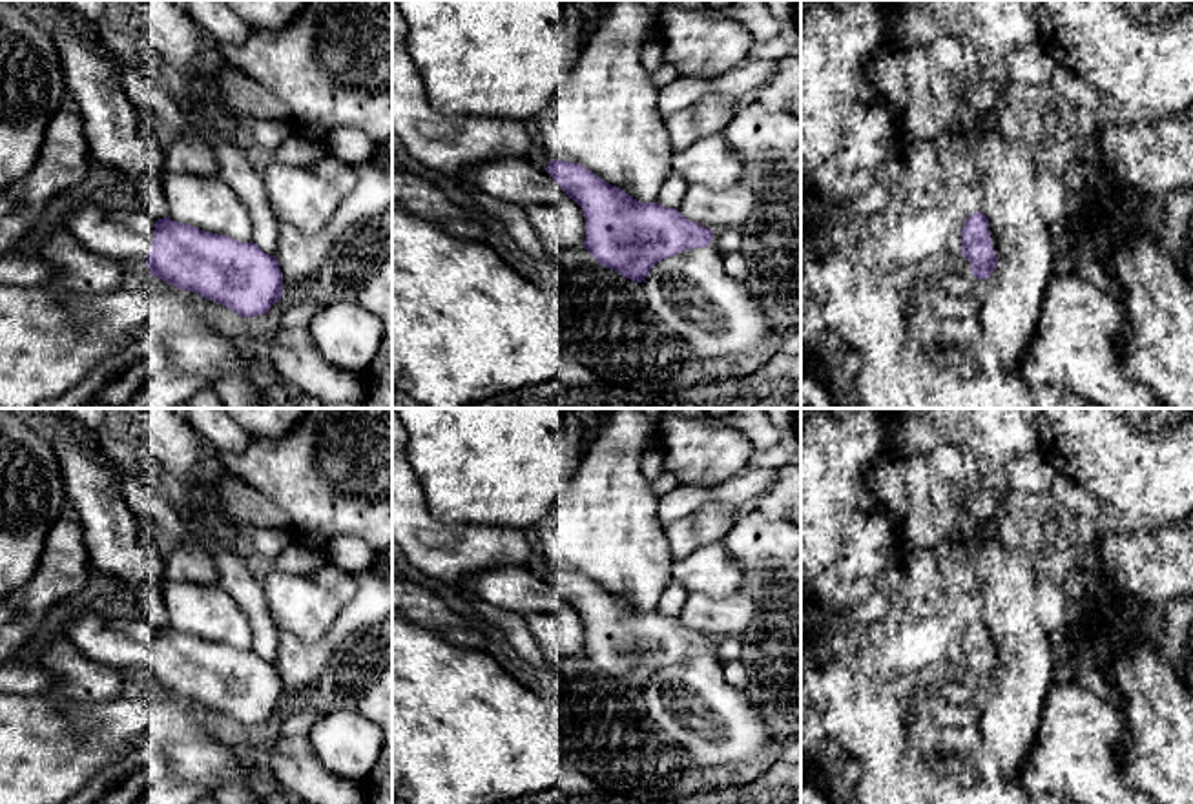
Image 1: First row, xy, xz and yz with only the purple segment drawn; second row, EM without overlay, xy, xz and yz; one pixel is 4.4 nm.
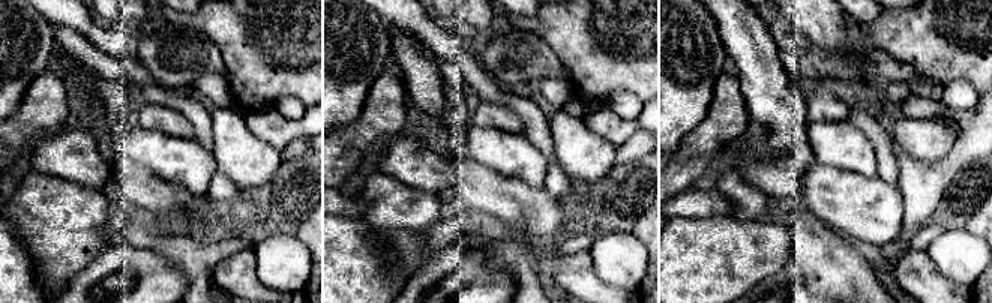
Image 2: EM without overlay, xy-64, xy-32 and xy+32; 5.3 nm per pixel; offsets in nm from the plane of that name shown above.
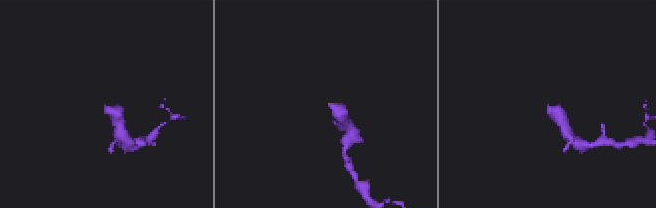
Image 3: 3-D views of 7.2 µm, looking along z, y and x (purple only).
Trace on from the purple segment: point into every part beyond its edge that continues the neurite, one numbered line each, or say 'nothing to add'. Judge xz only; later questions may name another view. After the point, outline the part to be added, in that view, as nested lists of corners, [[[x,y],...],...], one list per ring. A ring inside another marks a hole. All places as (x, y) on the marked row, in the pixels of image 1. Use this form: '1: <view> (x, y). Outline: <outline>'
1: xz (515, 179). Outline: [[[498,157],[463,170],[460,177],[498,201],[524,208],[556,204],[569,199],[545,170],[534,168],[524,157]]]

